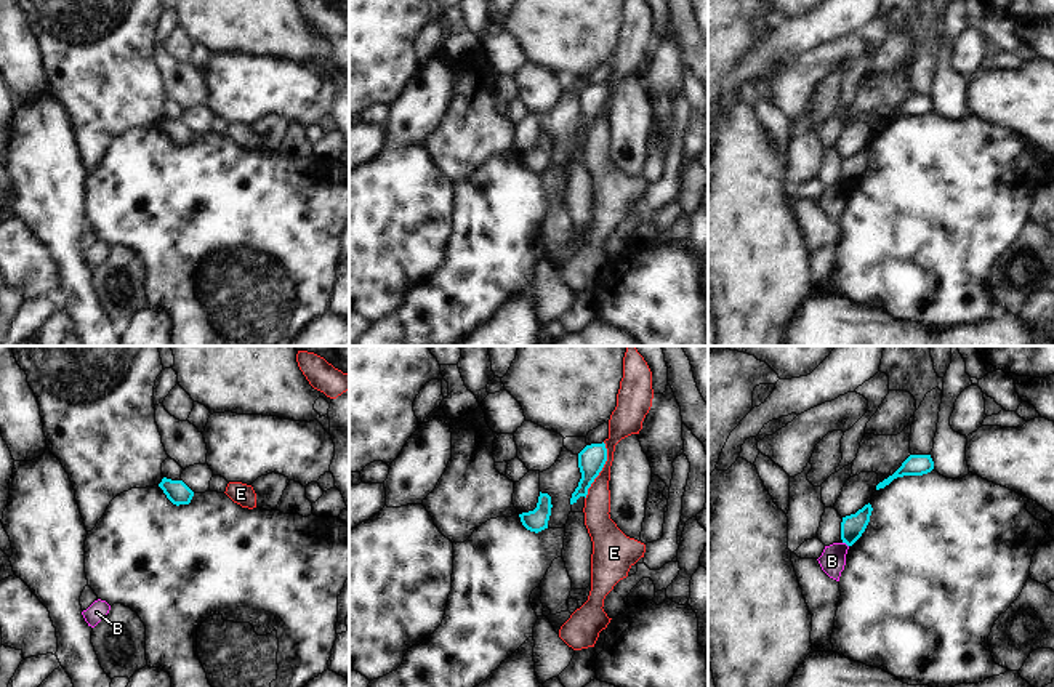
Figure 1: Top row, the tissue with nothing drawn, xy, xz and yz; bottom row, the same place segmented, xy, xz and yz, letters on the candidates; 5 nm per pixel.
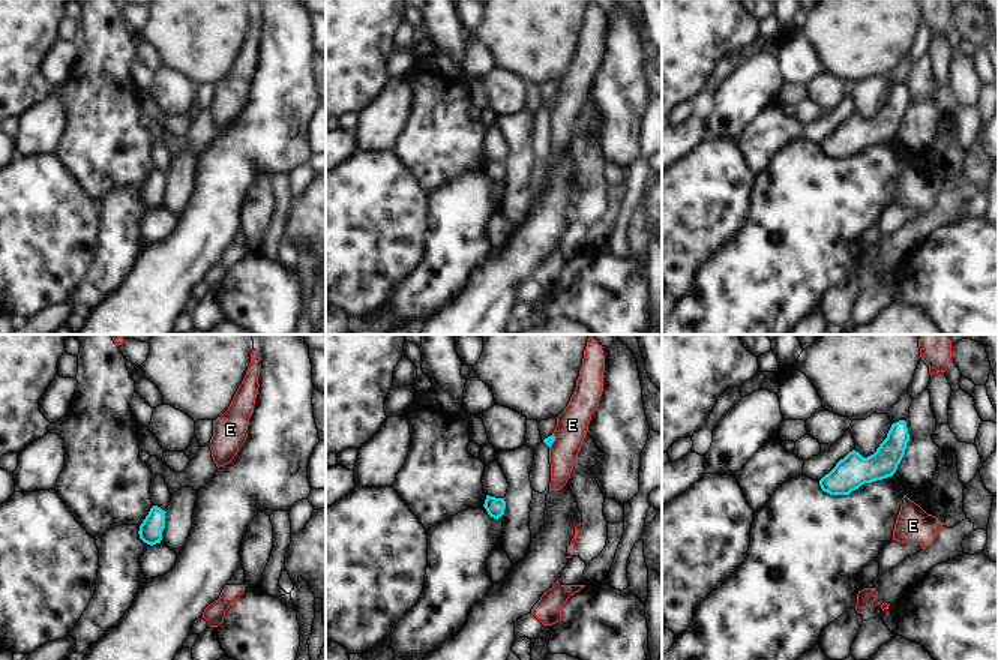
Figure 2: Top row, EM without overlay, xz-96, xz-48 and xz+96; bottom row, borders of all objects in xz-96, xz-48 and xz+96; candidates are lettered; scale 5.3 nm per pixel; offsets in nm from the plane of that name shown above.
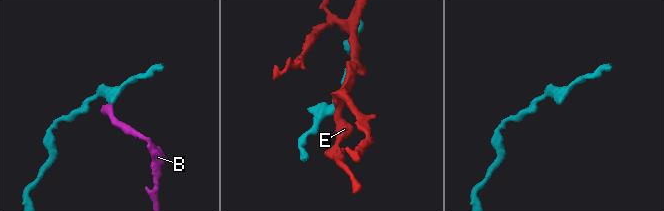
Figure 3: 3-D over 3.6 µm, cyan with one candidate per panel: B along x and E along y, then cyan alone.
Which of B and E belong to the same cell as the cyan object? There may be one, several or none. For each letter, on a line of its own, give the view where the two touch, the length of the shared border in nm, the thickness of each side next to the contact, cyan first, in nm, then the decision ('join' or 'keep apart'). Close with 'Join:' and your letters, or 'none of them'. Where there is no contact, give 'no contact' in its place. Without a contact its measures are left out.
B: contact in yz; length 40 nm; calibres 120 and 130 nm; keep apart
E: contact in xz; length 300 nm; calibres 140 and 130 nm; keep apart
Join: none of them

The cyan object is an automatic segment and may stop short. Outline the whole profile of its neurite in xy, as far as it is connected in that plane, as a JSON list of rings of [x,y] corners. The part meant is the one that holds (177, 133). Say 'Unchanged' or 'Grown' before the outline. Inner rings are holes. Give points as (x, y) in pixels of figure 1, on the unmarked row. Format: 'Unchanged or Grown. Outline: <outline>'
Unchanged. Outline: [[[163,119],[159,128],[163,131],[167,139],[176,147],[189,146],[194,138],[194,133],[183,122],[171,122]]]

